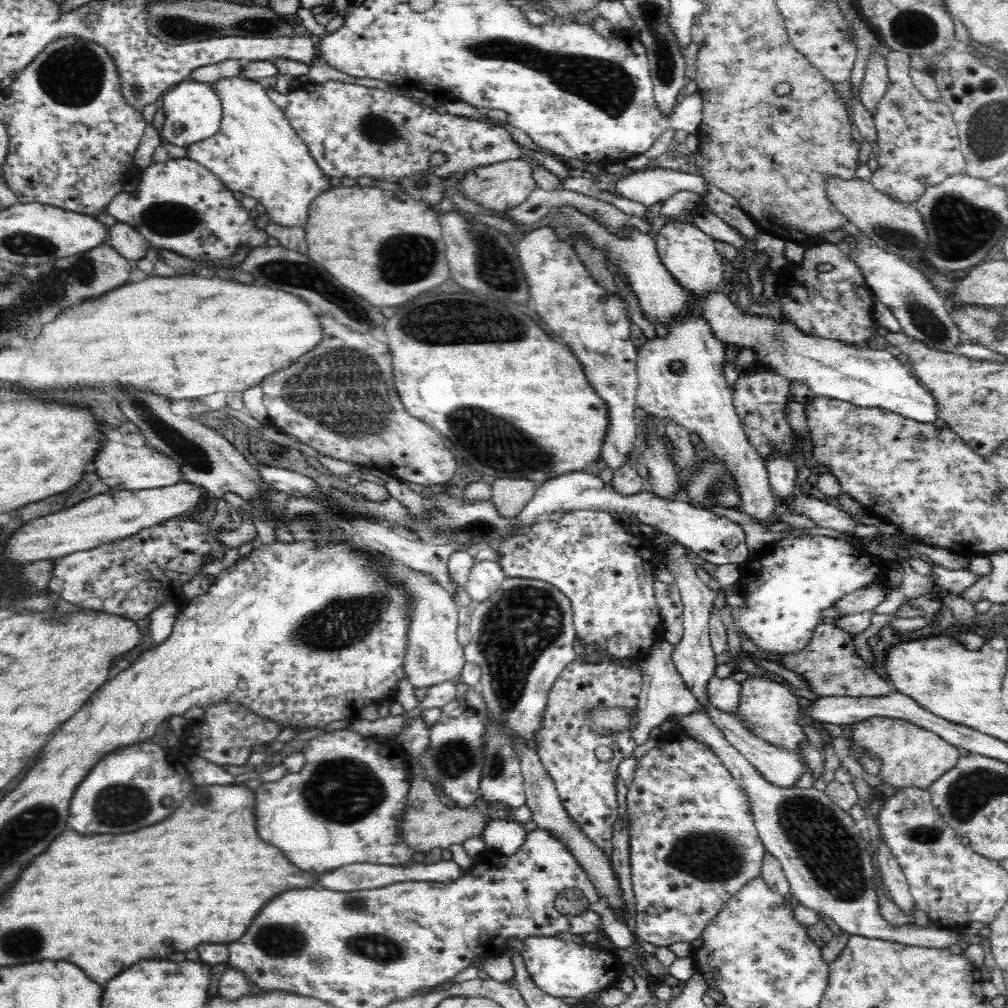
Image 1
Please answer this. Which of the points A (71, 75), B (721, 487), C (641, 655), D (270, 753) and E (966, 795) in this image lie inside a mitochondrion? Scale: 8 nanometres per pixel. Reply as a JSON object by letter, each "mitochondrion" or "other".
{"A":"mitochondrion","B":"mitochondrion","C":"other","D":"other","E":"mitochondrion"}

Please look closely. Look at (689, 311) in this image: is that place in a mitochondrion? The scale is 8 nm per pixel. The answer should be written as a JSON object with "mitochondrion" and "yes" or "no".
{"mitochondrion":"no"}

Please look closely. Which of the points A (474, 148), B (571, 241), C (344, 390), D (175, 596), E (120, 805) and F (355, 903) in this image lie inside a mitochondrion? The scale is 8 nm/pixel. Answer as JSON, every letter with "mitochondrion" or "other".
{"A":"other","B":"other","C":"mitochondrion","D":"other","E":"mitochondrion","F":"other"}

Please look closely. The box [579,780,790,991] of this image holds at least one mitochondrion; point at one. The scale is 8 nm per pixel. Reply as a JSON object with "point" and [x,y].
{"point":[718,857]}

